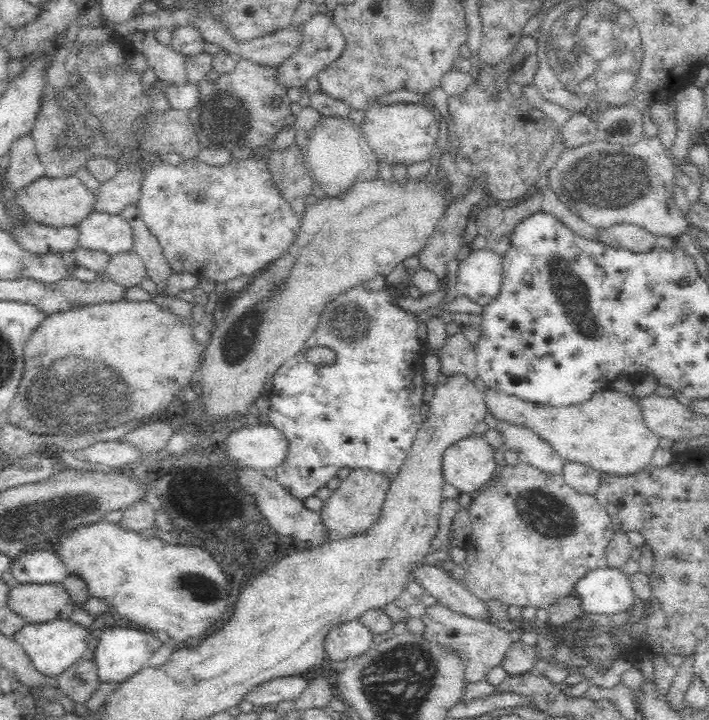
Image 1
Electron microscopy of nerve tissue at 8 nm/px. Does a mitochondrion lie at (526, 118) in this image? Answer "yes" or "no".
no

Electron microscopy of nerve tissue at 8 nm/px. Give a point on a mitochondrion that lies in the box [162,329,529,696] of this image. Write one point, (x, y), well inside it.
(199, 585)

